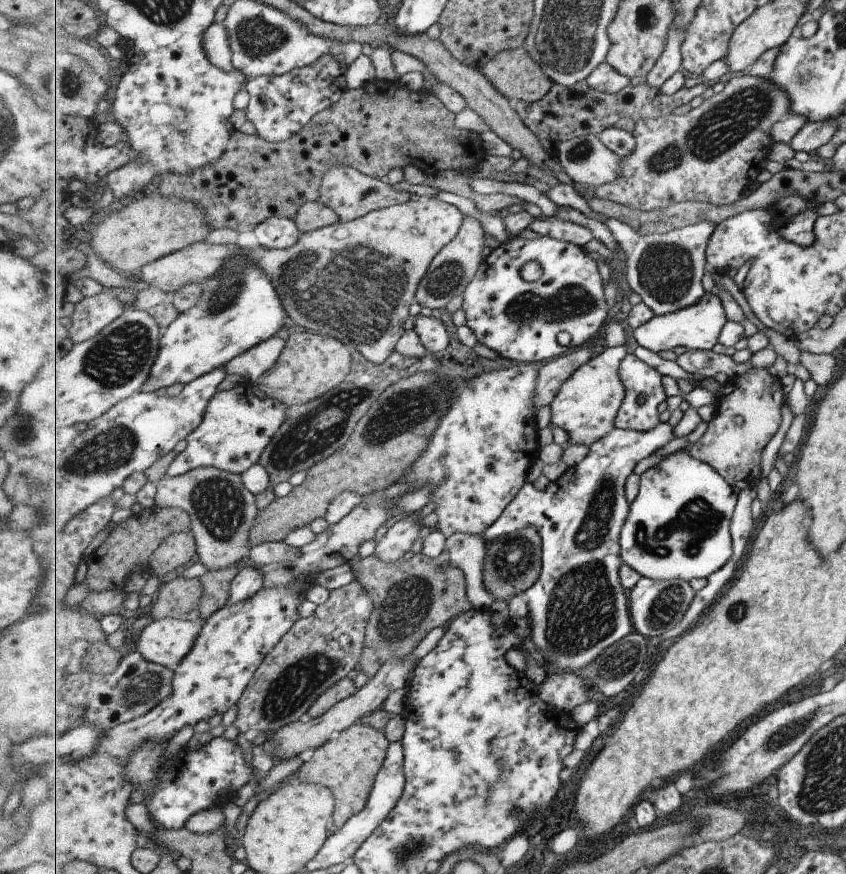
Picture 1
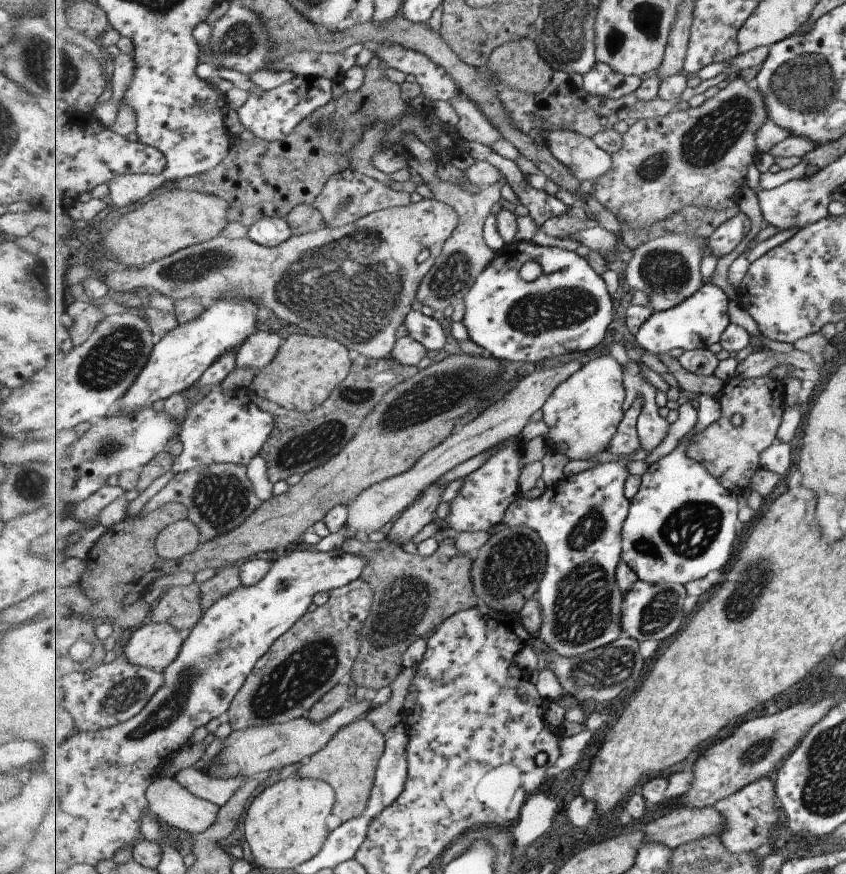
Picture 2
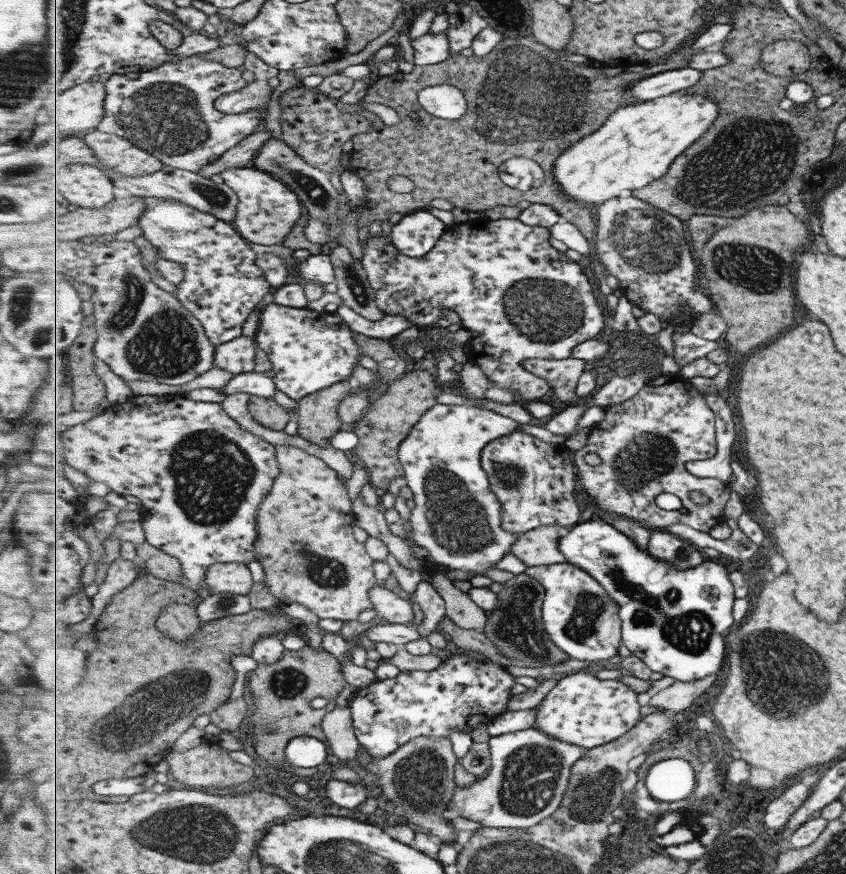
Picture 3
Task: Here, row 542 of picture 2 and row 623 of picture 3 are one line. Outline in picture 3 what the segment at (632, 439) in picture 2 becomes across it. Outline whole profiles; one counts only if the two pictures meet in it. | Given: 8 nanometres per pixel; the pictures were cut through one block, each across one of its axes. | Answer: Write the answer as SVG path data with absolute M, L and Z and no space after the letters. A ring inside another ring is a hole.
M571 563L535 565L525 572L538 580L546 588L546 597L542 608L544 628L555 644L572 658L591 662L590 668L584 668L594 674L599 660L609 660L619 654L622 639L622 620L620 604L608 593L608 590L592 575Z

